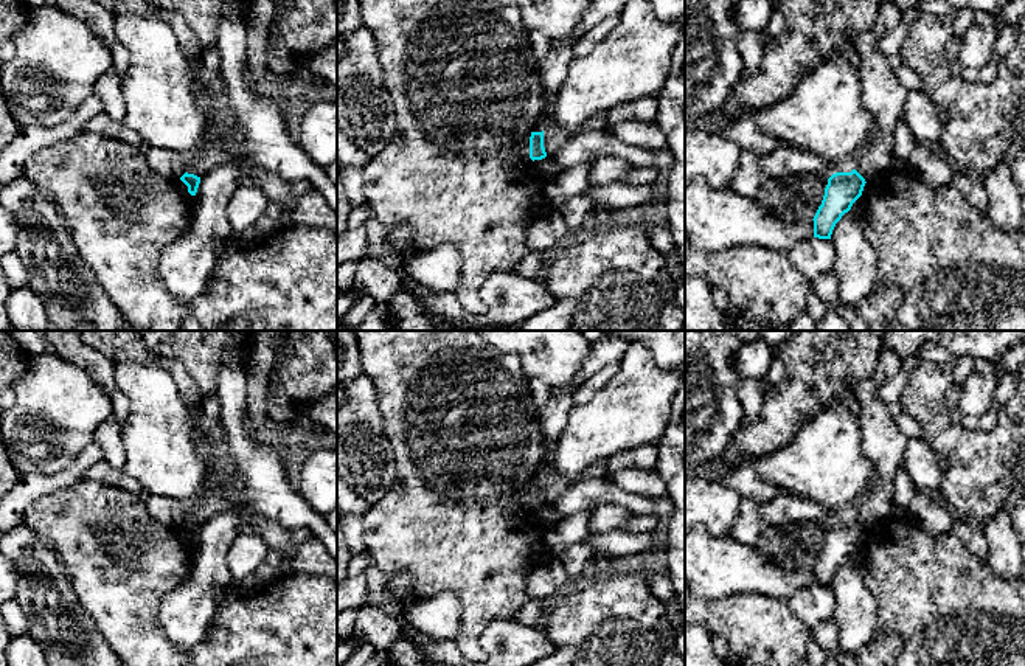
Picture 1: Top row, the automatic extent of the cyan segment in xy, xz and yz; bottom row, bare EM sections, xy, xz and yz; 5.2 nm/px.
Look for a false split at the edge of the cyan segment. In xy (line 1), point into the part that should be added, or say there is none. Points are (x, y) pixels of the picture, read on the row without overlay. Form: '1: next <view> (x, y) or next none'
1: next none

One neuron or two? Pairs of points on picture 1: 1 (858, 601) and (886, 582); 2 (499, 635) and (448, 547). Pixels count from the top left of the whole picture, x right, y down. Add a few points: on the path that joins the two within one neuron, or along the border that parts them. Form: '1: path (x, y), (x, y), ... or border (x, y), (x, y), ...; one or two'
1: border (864, 556), (865, 586), (878, 607), (878, 627); two
2: border (513, 618), (494, 618), (480, 635), (479, 648); two

